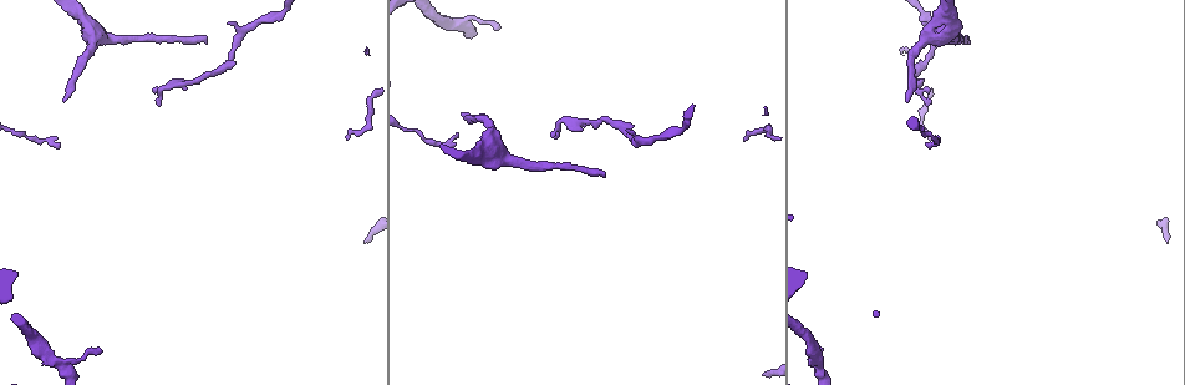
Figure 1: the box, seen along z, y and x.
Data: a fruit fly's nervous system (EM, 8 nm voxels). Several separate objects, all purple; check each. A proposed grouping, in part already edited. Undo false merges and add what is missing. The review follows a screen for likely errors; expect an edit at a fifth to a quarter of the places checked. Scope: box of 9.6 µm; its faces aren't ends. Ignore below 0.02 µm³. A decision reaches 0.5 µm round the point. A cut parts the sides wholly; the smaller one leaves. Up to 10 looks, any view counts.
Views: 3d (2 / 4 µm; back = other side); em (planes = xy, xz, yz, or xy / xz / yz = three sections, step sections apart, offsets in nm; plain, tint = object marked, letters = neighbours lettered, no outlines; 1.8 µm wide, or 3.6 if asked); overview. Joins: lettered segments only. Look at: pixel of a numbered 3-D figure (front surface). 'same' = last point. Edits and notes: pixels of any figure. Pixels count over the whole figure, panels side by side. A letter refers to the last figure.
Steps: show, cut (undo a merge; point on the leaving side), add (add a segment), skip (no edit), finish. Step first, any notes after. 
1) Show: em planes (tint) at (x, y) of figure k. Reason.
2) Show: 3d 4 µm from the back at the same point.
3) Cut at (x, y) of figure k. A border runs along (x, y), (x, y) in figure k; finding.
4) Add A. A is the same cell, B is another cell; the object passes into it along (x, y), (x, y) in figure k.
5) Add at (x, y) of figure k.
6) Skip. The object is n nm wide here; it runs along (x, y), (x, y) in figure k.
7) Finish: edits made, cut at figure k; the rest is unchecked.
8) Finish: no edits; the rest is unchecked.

Show: 3d 4 µm from the back at (929, 103) of figure 1. Thin end.

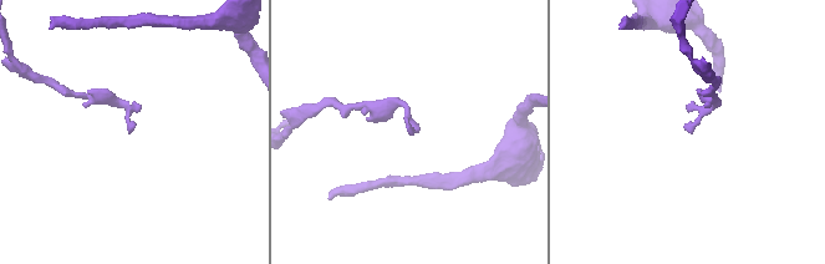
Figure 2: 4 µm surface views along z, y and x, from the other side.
Show: em planes (plain) at (686, 128) of figure 2. Shape alone is not enough.

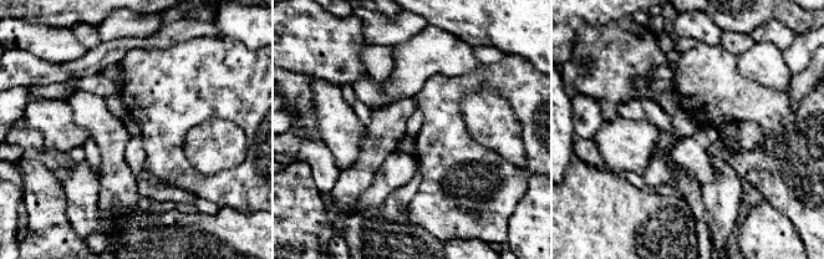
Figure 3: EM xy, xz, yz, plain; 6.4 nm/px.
Show: em planes (letters) at the same point. See the neighbours.

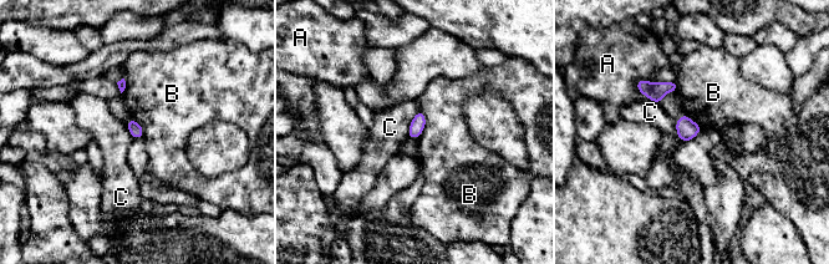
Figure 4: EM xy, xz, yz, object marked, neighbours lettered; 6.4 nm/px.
Skip. A, B and C are other cells; a border runs along (421, 110), (425, 128), (417, 137) in figure 4; no lettered segment goes on from it.

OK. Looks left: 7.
Show: em xy step 4 (letters) at (62, 99) of figure 1. Free end.

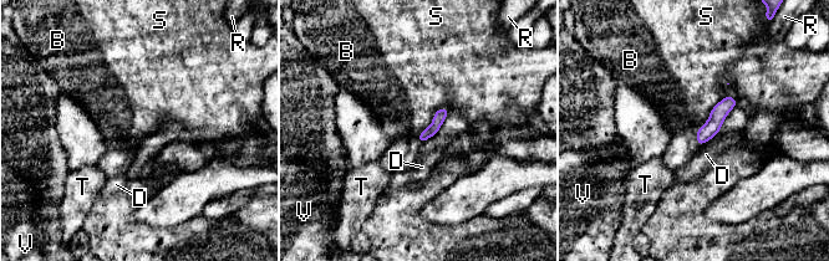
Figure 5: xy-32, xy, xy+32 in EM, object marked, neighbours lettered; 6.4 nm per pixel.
Skip. The longest contact is with S, 320 nm; B, D, R, S, T and V are other cells; a border runs along (736, 98), (725, 96), (698, 128) in figure 5; none of them fits.

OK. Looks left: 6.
Show: 3d 2 µm at (497, 152) of figure 1. Three-way junction.

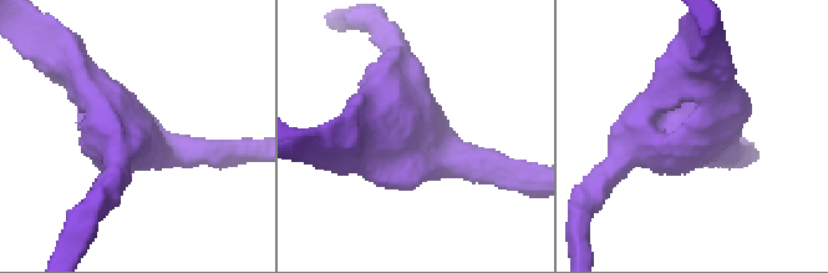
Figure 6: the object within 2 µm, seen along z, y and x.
Show: em planes (plain) at (130, 141) of figure 6. Shape alone is not enough.

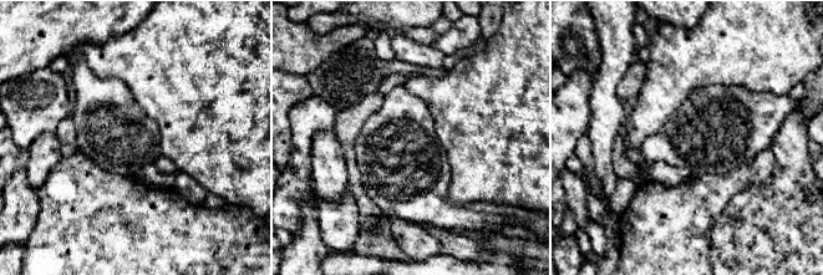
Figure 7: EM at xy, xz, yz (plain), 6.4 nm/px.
Show: em planes (letters) at the same point.

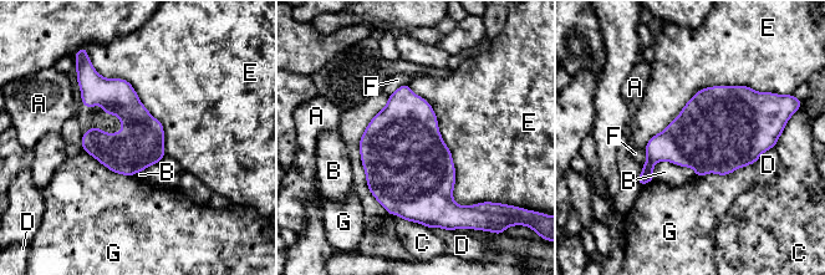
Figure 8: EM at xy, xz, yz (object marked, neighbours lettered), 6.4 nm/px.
Skip. A, B, C, D, E, F and G are other cells; a border runs along (408, 85), (472, 205) in figure 8; all the same neuron.

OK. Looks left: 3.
Show: em xy step 4 (tint) at (968, 44) of figure 1. An open end.

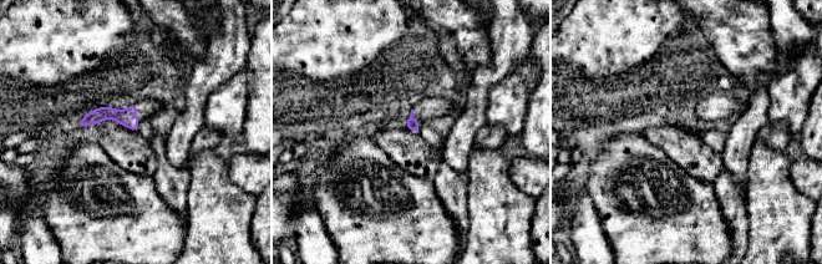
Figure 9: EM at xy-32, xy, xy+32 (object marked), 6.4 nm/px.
Show: em xy step 4 (letters) at the same point. What lies round it.

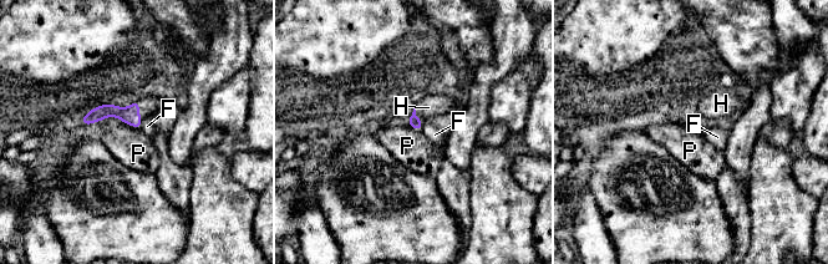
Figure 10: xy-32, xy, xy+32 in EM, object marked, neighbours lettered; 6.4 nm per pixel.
Add H. The longest contact is with H, 120 nm; H is the same cell, F and P are other cells; it goes on there.

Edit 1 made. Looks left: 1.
Finish: edits made, add at figure 10; the rest is unchecked.

